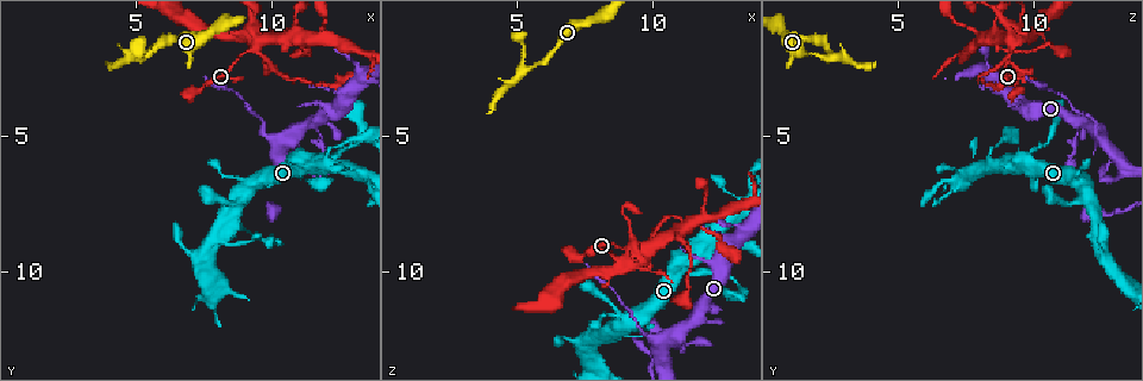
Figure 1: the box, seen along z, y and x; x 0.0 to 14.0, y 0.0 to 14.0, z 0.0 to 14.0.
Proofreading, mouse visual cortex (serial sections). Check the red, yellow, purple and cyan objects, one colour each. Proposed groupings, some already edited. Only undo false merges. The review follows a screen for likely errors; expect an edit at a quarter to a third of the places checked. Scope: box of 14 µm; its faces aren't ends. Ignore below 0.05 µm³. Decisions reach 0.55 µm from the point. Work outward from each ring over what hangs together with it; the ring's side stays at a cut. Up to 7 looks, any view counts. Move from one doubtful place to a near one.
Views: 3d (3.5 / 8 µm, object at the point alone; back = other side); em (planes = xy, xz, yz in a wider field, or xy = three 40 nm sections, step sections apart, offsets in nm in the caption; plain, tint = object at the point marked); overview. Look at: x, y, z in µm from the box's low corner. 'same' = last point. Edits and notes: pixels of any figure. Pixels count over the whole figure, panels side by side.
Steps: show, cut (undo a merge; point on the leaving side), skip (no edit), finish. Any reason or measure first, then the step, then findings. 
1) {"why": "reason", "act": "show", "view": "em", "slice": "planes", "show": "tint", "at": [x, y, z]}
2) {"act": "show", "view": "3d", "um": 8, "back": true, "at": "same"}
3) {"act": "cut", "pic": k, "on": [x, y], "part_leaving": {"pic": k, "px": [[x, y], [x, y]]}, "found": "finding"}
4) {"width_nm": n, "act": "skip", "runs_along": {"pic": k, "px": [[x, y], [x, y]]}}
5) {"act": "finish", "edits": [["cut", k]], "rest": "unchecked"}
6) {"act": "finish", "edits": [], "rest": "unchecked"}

{"why": "four or more arms meet", "act": "show", "view": "3d", "um": 8, "at": [11.9, 6.1, 8.9]}

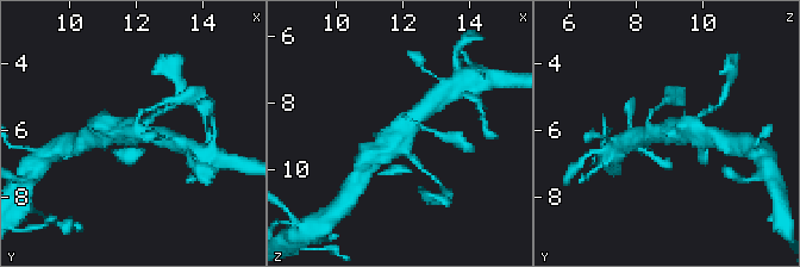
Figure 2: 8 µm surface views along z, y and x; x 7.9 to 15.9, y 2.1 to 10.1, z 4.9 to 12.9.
{"why": "need the tissue", "act": "show", "view": "em", "slice": "xy", "step": 5, "show": "tint", "at": [12.0, 6.1, 8.9]}

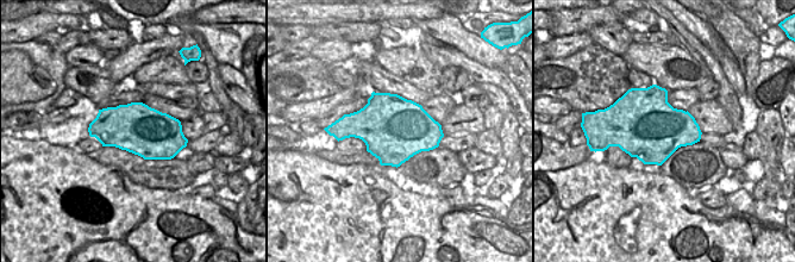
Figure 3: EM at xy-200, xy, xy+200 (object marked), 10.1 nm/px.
{"act": "skip", "runs_along": {"pic": 2, "px": [[368, 166], [393, 147], [417, 117]]}, "found": "all the same cell"}

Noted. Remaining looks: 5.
{"why": "side arm on a straight run", "act": "show", "view": "3d", "um": 3.5, "at": [5.3, 2.0, 2.5]}

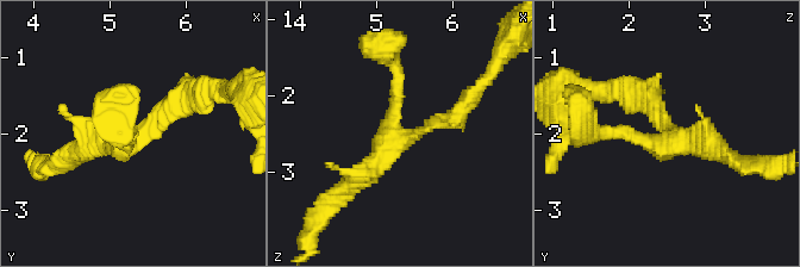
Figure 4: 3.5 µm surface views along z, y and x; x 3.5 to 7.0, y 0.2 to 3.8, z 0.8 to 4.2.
{"arms": 3, "arm_widths_nm": [200, 250, 300], "act": "skip", "runs_along": {"pic": 4, "px": [[462, 109], [397, 142], [342, 191]]}, "found": "all the same cell"}

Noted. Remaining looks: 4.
{"act": "show", "view": "3d", "um": 3.5, "at": [9.8, 4.9, 12.3]}

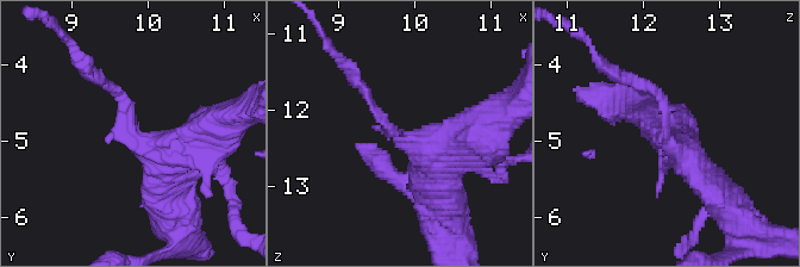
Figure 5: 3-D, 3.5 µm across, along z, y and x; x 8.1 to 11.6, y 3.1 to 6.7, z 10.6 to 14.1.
{"arm_widths_nm": [150, 500], "why": "need the tissue", "act": "show", "view": "em", "slice": "xy", "step": 5, "show": "tint", "at": [9.65, 4.85, 12.30]}

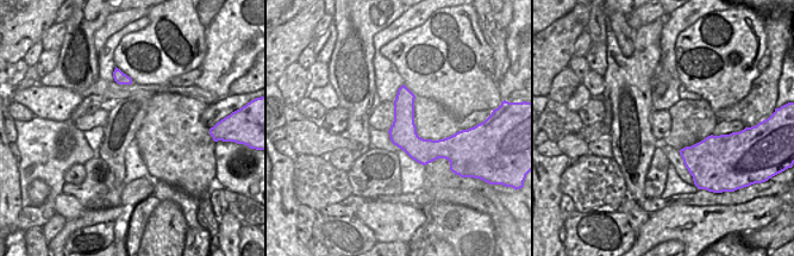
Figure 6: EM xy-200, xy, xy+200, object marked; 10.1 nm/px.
{"act": "cut", "pic": 5, "on": [627, 78], "found": "two cells meet here"}

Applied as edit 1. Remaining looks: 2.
{"act": "finish", "edits": [["cut", 5]], "rest": "unchecked"}

